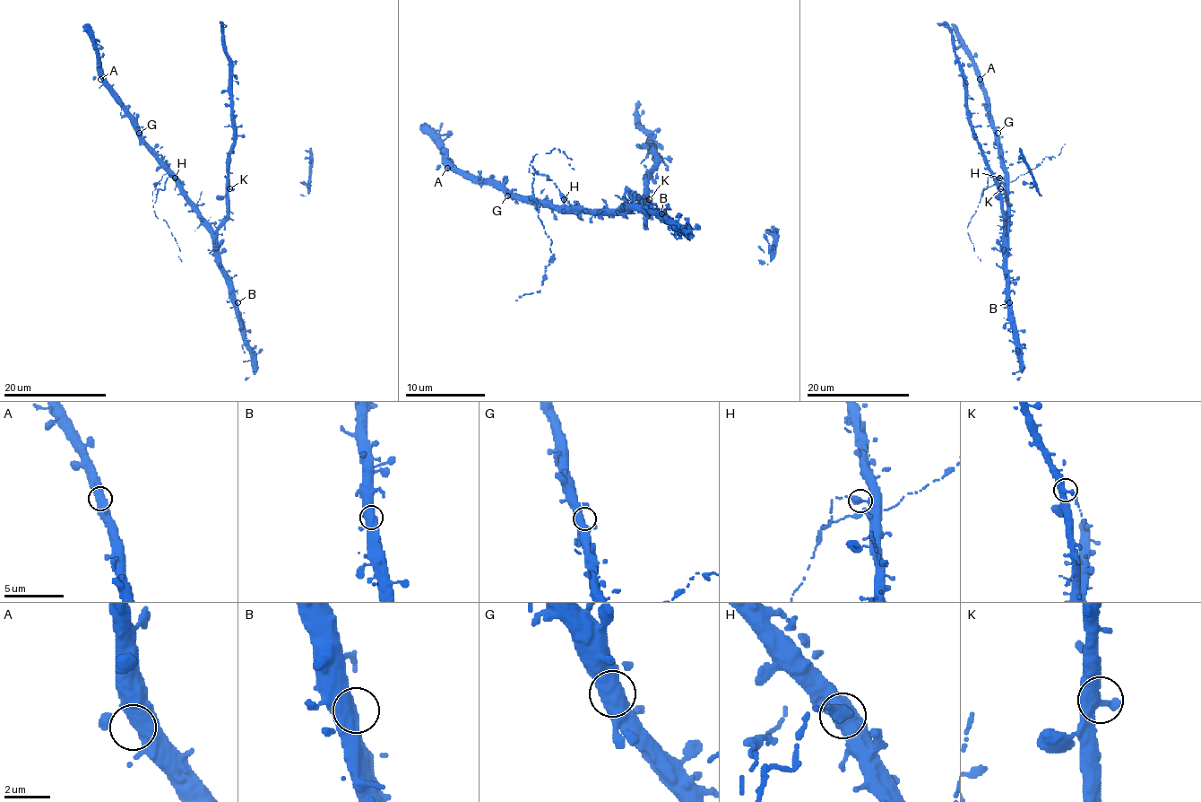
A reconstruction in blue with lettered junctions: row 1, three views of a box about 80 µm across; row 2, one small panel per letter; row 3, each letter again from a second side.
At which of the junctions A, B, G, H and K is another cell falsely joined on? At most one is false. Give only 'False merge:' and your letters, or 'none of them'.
False merge: H

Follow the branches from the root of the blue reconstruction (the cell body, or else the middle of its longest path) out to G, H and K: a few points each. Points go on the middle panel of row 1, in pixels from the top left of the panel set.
G: (609, 210), (553, 210), (543, 204), (530, 204), (522, 197), (507, 196)
H: (609, 210), (569, 210), (563, 199)
K: (609, 210), (639, 207), (649, 199)

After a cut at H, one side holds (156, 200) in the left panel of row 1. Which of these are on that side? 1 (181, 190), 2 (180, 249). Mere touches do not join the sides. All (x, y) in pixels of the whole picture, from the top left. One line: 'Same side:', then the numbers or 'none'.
Same side: 2

